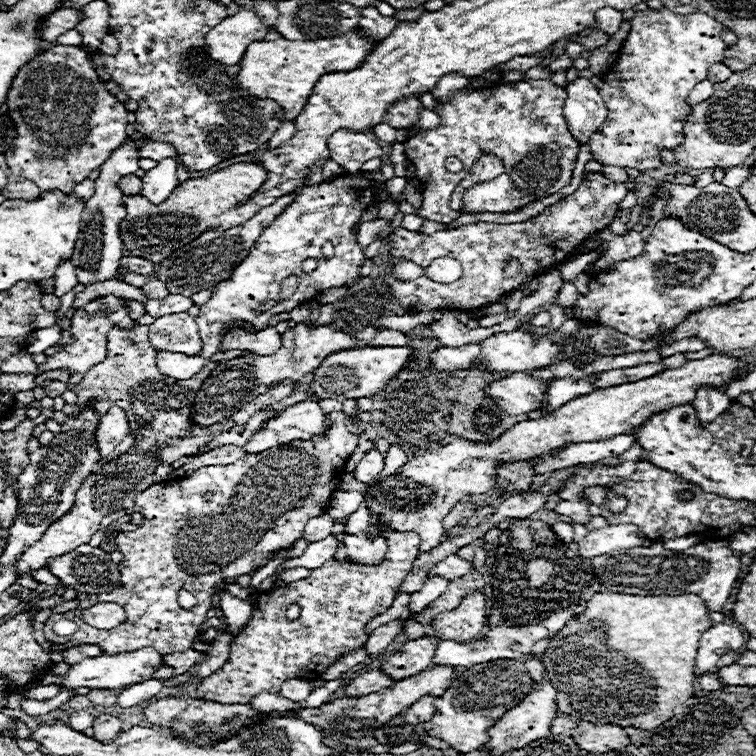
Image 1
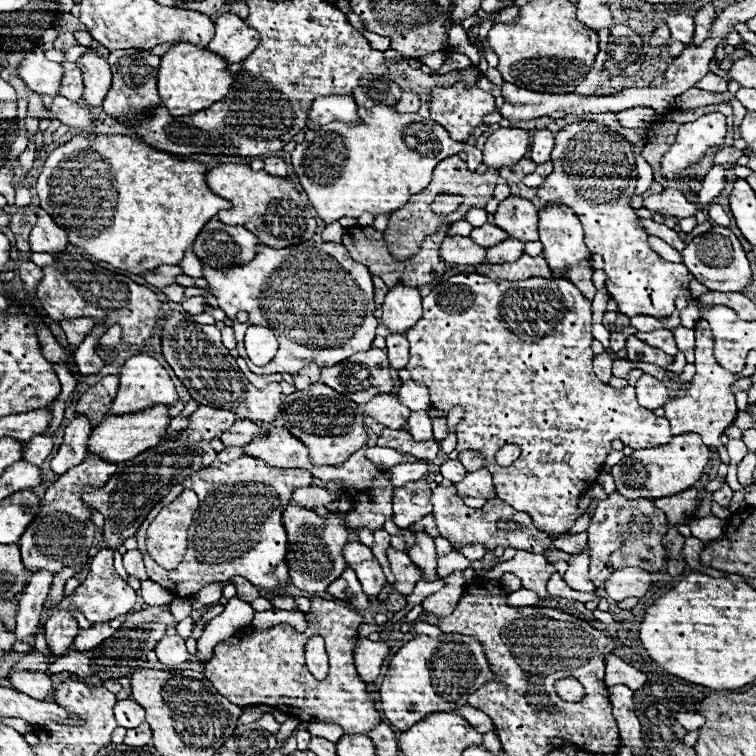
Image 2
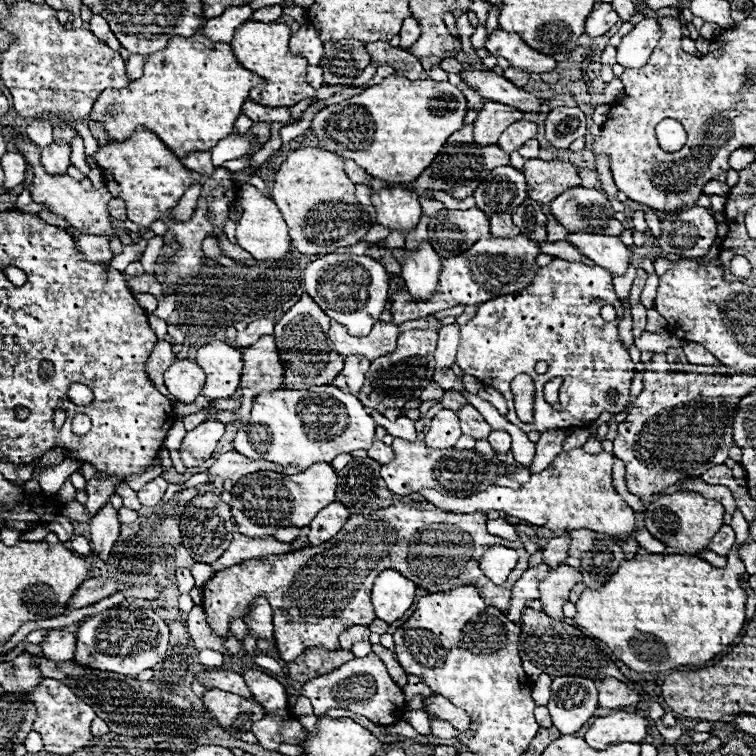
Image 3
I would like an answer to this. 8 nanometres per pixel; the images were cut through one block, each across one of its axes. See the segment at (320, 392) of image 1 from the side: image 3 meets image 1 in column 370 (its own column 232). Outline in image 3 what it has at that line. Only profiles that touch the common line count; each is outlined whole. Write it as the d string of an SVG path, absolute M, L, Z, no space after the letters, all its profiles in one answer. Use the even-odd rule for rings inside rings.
M210 342L198 348L196 364L206 372L204 396L210 400L232 398L242 374L242 352L224 342Z

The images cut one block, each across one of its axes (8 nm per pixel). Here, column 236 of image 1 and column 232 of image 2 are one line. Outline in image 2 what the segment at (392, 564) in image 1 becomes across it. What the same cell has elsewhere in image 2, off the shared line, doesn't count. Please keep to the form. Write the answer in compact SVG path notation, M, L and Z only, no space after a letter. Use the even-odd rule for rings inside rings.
M314 596L310 612L304 614L308 628L300 634L290 624L278 624L268 630L254 630L246 626L244 636L234 634L214 648L214 656L206 662L204 676L214 688L236 706L266 704L300 720L328 720L344 728L346 734L366 734L380 722L374 702L366 694L366 684L354 668L354 648L362 614L340 606L332 600ZM320 634L330 656L330 674L326 680L316 680L304 662L304 646L310 636Z

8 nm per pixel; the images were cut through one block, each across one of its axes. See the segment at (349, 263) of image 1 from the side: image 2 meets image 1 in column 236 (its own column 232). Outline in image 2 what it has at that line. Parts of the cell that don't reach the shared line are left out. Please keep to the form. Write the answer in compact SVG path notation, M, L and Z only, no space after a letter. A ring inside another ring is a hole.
M308 240L292 248L278 250L280 268L286 270L286 274L276 270L276 248L268 248L264 244L258 244L256 256L240 268L216 270L202 264L202 276L208 280L206 290L218 300L218 306L226 316L234 320L238 340L236 350L248 362L248 368L256 374L298 374L310 362L324 368L346 360L352 352L364 352L364 348L370 348L376 336L378 318L374 318L374 286L368 268L354 262L344 244L338 242L318 244ZM240 310L248 314L248 322L236 320ZM252 324L272 328L278 336L280 348L266 366L254 366L244 350L242 340L246 328Z

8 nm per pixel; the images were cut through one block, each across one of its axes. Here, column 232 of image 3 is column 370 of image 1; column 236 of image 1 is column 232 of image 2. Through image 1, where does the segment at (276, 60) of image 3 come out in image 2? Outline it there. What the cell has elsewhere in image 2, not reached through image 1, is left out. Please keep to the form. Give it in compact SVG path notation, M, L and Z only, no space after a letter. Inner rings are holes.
M178 42L162 56L158 70L160 100L172 116L188 116L206 110L228 94L234 82L234 74L228 72L228 66L230 64L224 58L216 56L216 52L208 52L208 48L196 48L196 44Z

